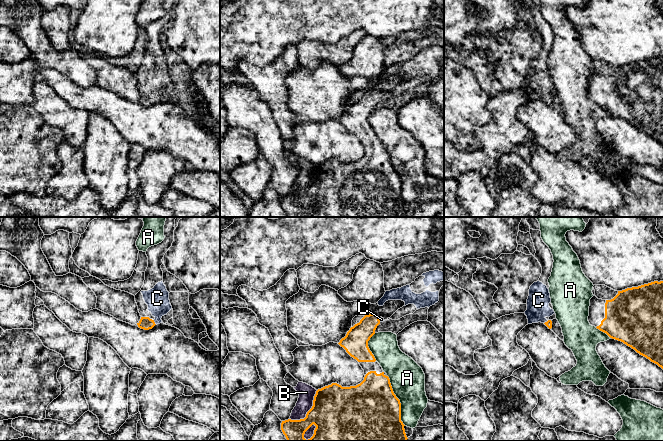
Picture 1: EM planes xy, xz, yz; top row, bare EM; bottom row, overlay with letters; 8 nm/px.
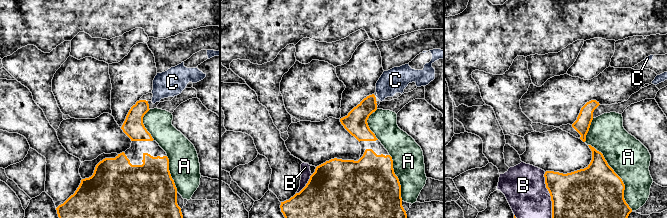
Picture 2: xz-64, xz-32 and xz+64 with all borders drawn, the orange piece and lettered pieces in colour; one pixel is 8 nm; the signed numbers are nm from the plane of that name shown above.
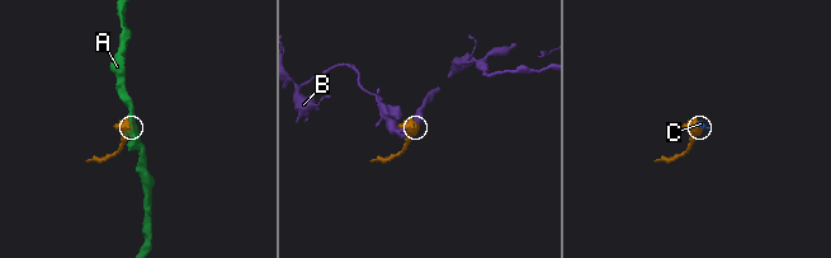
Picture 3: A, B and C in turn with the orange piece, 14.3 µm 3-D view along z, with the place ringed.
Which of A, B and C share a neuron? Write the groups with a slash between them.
A / B / C

